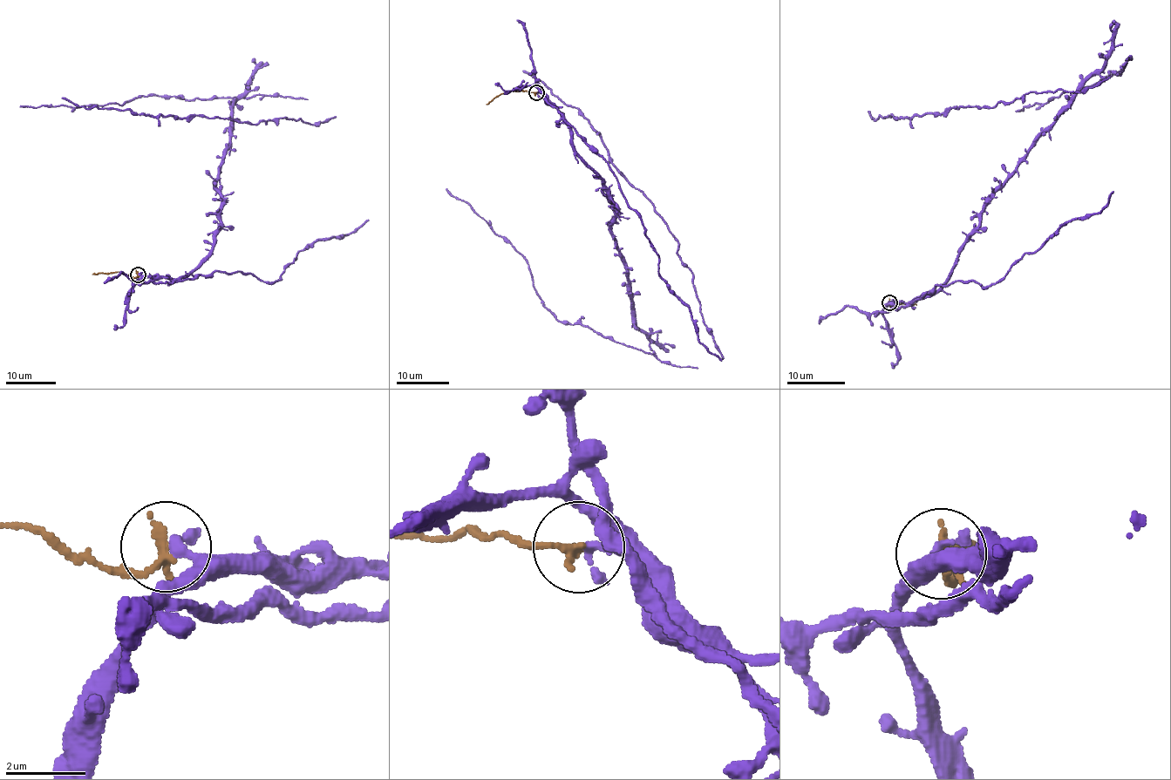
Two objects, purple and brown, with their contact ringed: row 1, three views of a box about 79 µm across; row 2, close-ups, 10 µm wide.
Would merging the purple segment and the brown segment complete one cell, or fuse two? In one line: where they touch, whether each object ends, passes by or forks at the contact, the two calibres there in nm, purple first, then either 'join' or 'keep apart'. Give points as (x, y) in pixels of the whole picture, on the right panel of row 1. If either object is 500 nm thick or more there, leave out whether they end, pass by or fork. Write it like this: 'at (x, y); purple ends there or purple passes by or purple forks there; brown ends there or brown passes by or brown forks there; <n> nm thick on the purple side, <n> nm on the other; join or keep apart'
at (889, 302); purple ends there; brown ends there; 280 nm thick on the purple side, 280 nm on the other; keep apart

